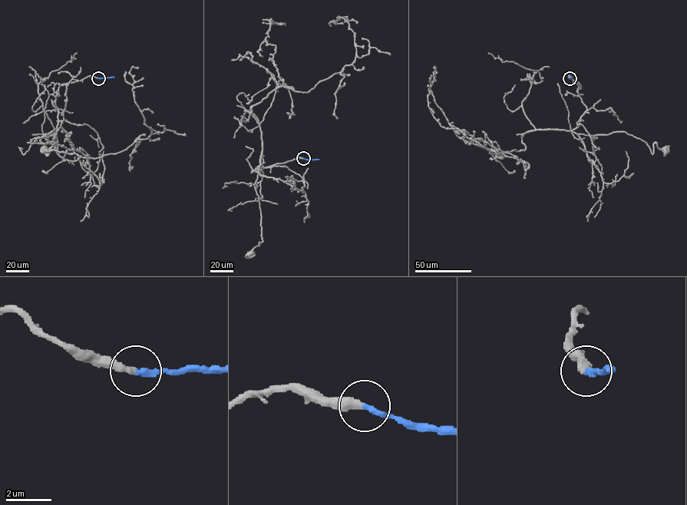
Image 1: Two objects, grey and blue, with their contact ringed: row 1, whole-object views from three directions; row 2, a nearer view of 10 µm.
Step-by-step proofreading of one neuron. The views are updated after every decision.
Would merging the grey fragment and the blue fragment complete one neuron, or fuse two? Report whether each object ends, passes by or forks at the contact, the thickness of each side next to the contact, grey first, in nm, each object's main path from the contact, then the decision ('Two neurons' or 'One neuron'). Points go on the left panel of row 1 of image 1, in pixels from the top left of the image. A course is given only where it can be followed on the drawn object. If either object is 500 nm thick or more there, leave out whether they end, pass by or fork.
At the ring grey ends. At the ring blue ends. Thickness 340 nm (grey) against 280 nm. Course of grey: (98, 78), (91, 75), (60, 85), (58, 124), (50, 134), (56, 131), (58, 153), (54, 143), (45, 150). Course of blue: (98, 78), (114, 77). One neuron

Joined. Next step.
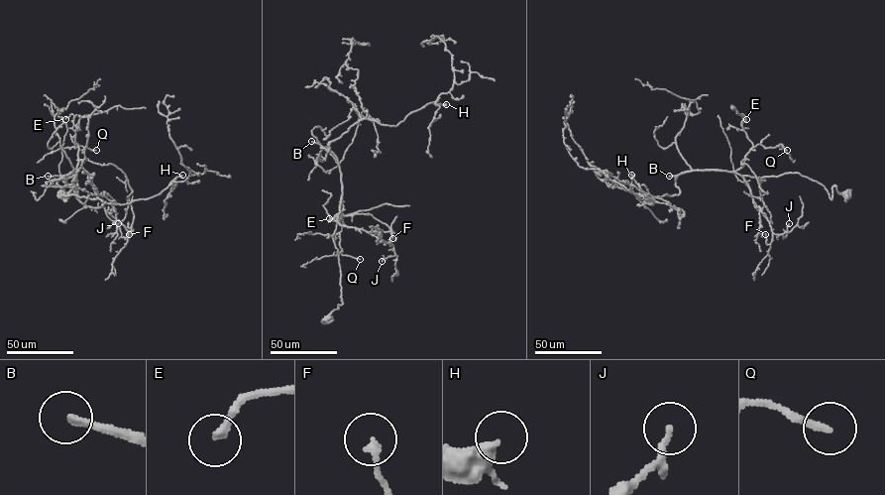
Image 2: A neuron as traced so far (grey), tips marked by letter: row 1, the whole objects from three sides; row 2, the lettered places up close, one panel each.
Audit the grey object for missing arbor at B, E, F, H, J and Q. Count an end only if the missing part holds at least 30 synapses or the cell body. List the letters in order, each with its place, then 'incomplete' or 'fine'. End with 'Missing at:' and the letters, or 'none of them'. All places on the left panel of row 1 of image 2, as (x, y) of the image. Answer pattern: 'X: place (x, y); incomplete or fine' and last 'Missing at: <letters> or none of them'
B: place (48, 176); incomplete
E: place (65, 119); fine
F: place (129, 234); fine
H: place (182, 175); fine
J: place (118, 223); fine
Q: place (96, 150); fine
Missing at: B

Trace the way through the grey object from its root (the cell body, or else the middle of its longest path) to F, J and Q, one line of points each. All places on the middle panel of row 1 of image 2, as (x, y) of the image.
F: (327, 320), (343, 304), (333, 237), (338, 215), (342, 225), (362, 228), (392, 245), (392, 238)
J: (327, 320), (343, 304), (333, 237), (338, 215), (342, 225), (364, 229), (393, 246), (395, 255), (382, 261)
Q: (327, 320), (328, 314), (343, 304), (338, 249), (333, 237), (339, 208), (343, 217), (341, 254), (360, 259)

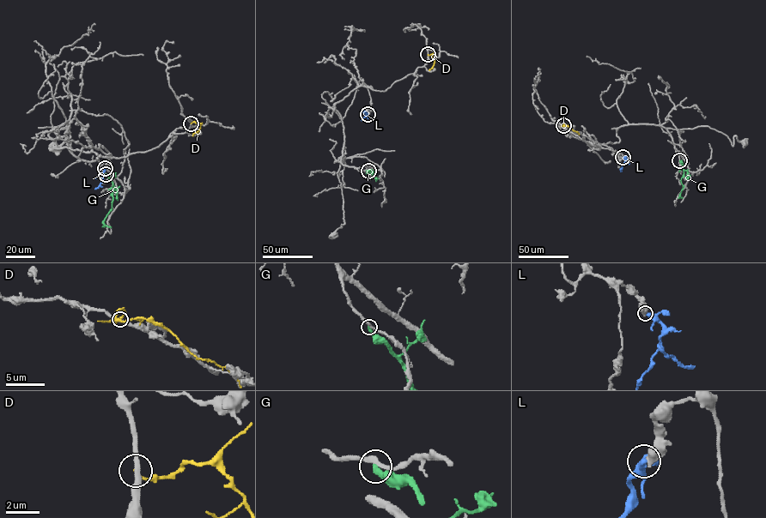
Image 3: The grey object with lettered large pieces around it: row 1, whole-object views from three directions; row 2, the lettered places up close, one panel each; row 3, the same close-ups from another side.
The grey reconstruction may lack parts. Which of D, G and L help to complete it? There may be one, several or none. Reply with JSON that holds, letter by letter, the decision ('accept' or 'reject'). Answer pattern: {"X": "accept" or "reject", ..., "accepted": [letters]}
{"D": "reject", "G": "reject", "L": "reject", "accepted": []}

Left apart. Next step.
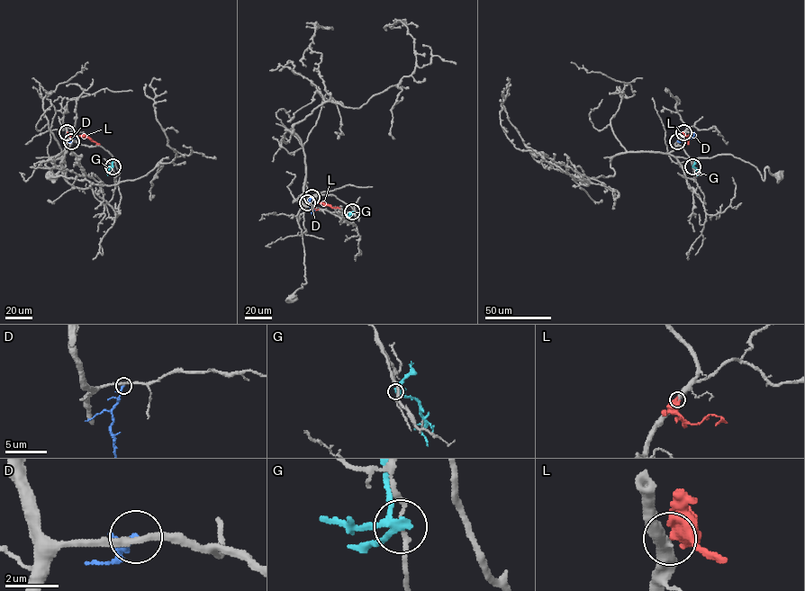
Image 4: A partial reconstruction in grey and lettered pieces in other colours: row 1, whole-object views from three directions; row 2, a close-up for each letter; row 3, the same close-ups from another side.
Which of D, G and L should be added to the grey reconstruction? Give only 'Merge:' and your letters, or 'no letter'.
Merge: no letter

